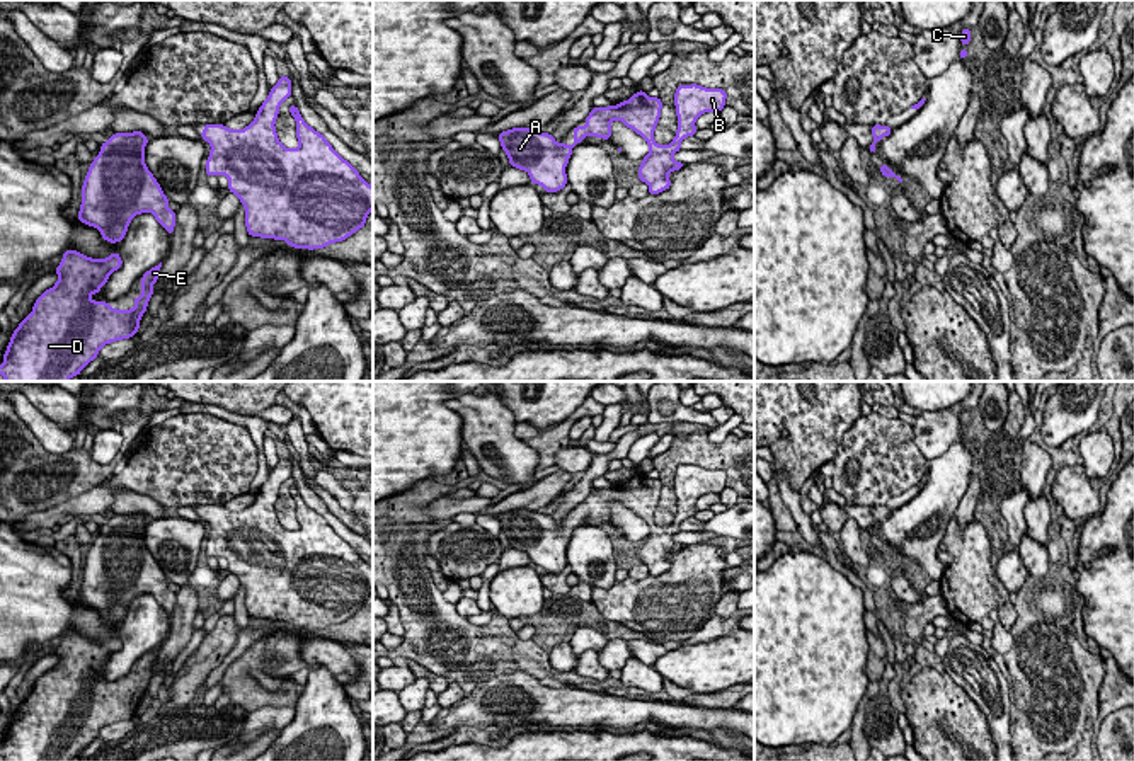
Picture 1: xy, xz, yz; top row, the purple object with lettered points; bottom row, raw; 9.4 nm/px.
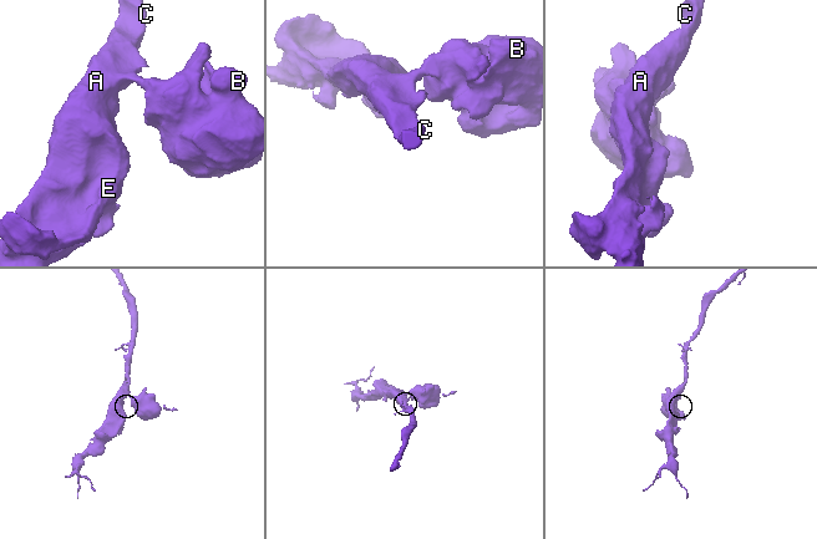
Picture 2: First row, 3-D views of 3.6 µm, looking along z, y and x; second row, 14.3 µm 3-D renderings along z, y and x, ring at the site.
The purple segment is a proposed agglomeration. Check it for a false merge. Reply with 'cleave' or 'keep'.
keep

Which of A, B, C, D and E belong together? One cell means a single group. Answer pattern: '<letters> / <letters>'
A B C D E

